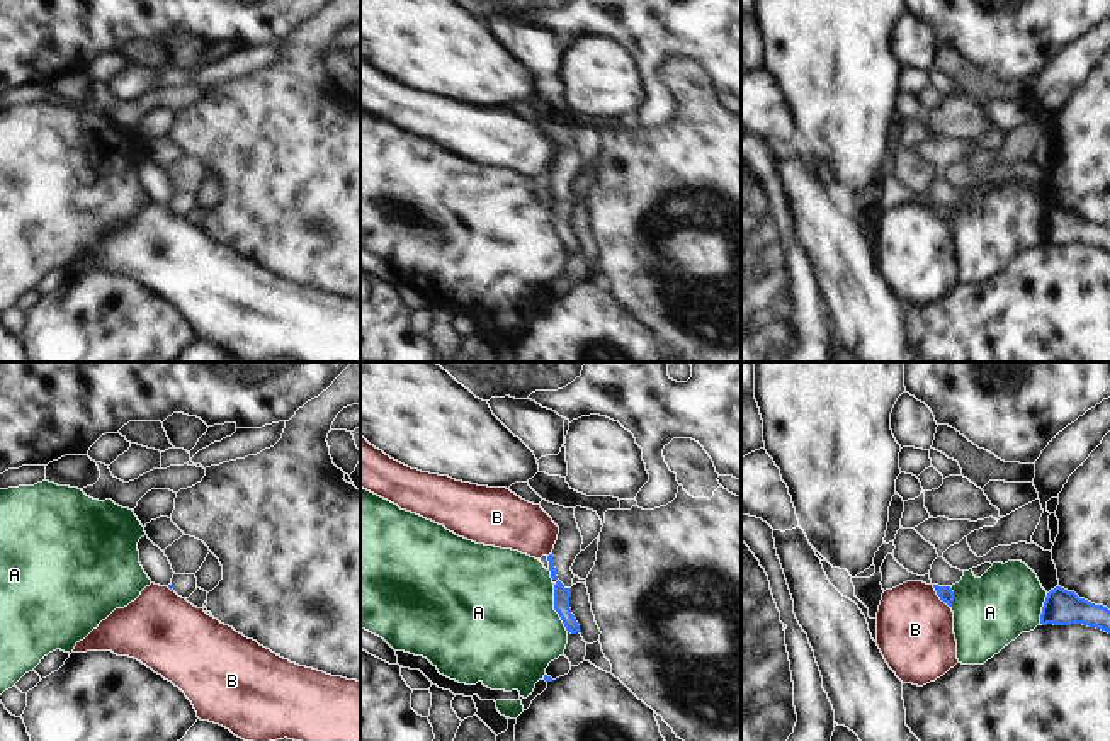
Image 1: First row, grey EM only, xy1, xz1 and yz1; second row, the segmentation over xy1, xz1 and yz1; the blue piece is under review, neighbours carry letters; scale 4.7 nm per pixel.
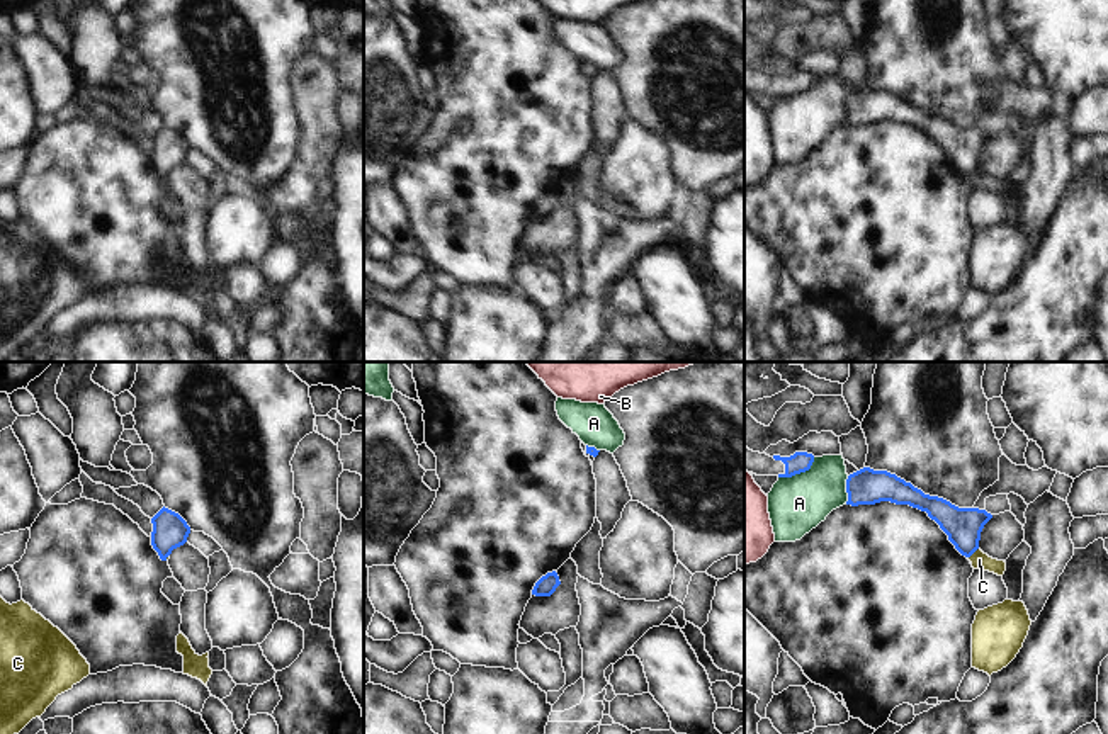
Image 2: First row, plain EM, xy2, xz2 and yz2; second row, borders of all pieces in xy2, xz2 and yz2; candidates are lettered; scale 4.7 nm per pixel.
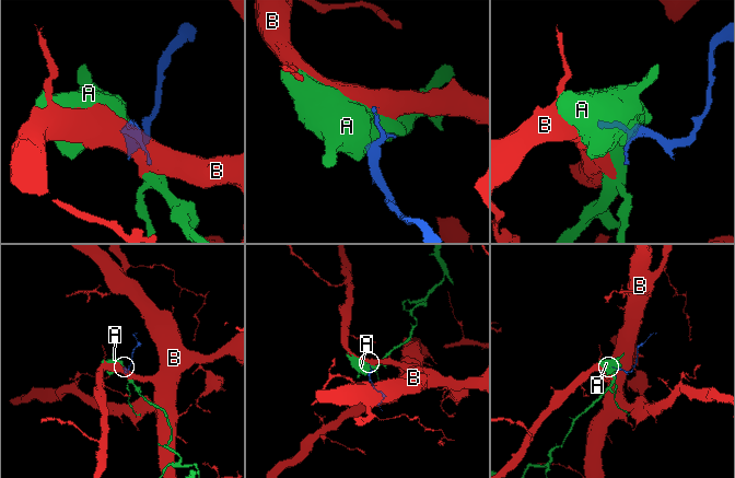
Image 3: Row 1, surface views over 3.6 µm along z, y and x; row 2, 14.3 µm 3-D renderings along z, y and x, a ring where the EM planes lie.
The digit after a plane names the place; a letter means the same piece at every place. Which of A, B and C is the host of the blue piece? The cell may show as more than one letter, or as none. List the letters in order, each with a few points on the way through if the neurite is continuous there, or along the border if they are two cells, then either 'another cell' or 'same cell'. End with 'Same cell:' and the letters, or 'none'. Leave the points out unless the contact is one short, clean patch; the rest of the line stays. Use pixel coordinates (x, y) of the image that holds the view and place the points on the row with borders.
A: another cell
B: border yz1 (932, 585), (949, 607); another cell
C: way yz2 (962, 525), (966, 542), (972, 553), (979, 559); same cell
Same cell: C

